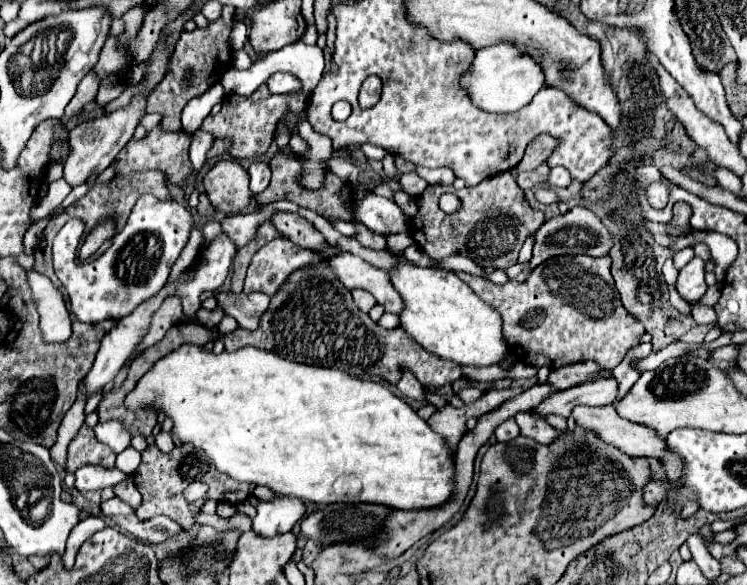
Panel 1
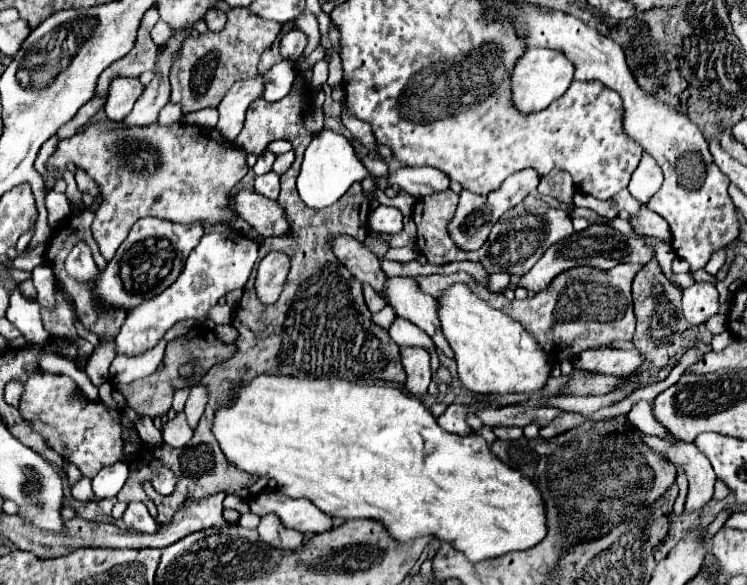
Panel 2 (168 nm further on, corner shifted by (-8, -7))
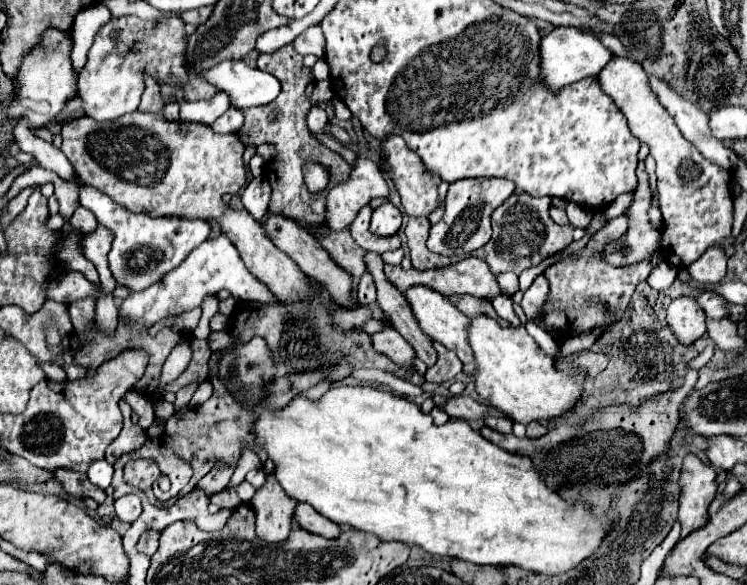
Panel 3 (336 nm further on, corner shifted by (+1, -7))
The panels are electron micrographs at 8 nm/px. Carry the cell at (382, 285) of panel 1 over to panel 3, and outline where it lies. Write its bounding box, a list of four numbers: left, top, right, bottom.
[403,285,473,375]

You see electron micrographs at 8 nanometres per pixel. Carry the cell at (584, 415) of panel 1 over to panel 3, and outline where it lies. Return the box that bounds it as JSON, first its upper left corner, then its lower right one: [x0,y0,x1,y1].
[679,455,717,537]

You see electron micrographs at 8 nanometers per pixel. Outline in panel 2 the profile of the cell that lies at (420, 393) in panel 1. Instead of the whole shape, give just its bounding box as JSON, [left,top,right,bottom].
[400,347,432,395]

